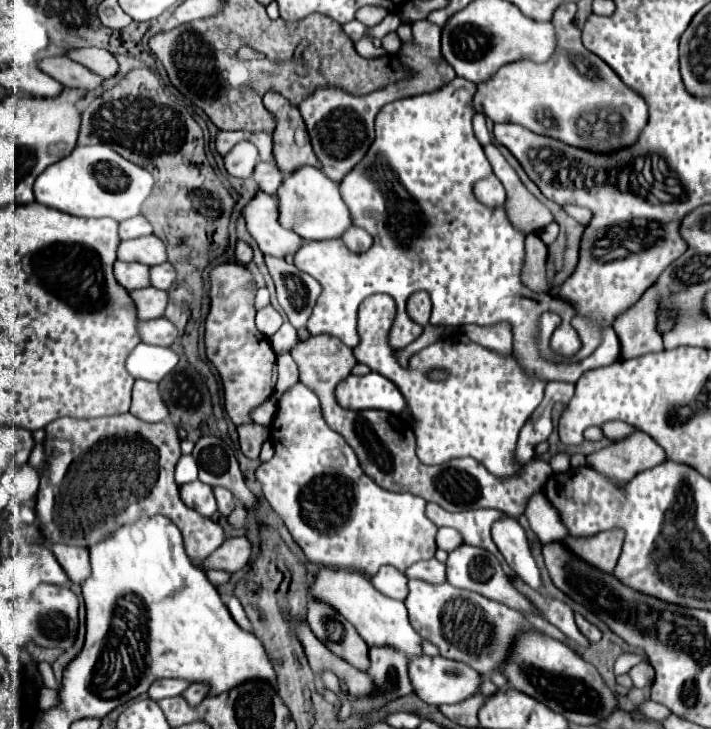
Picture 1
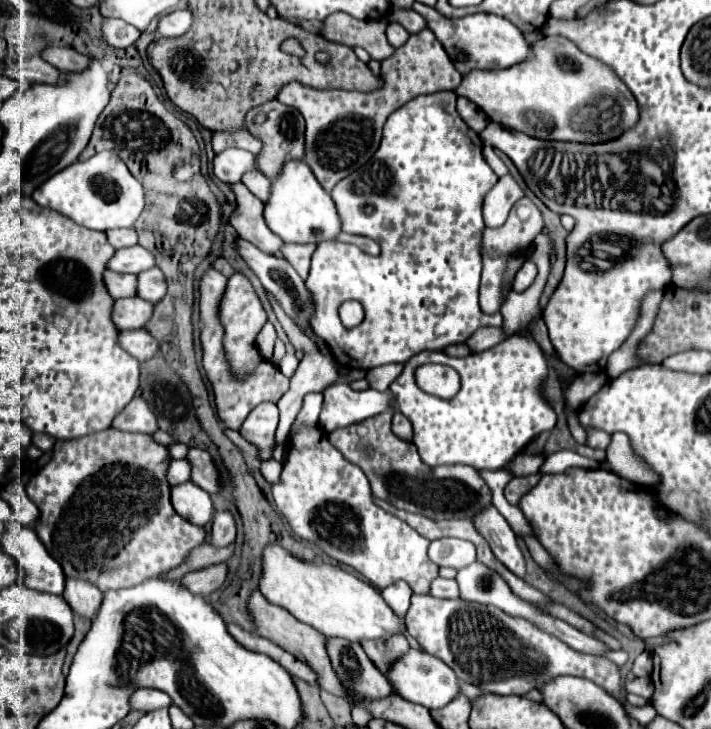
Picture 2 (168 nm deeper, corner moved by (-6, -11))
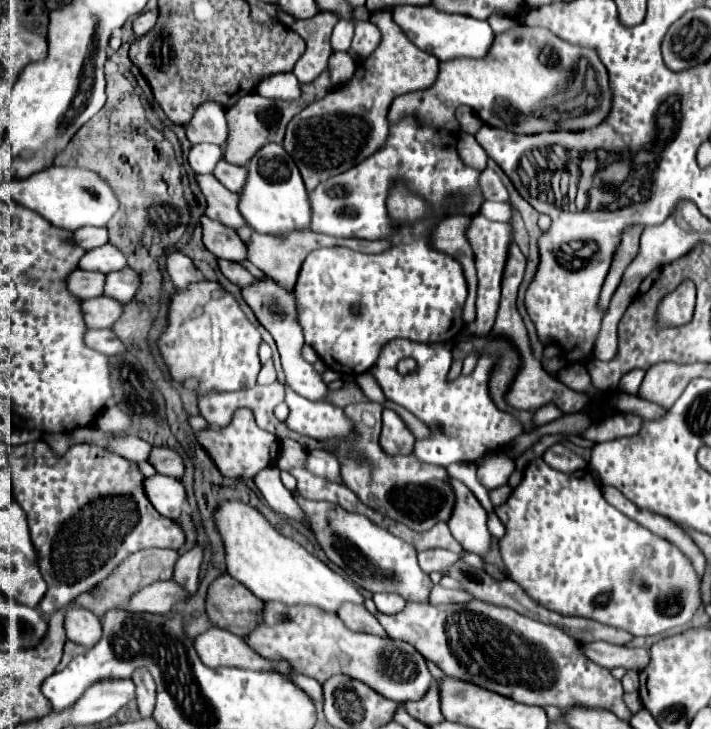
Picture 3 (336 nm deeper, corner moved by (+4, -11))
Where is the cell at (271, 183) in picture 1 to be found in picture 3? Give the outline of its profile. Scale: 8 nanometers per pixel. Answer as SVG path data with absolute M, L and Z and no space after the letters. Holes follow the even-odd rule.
M219 160L217 162L217 168L213 170L213 176L225 186L229 188L231 192L241 192L243 184L245 184L245 174L247 170L241 168L241 166L235 166L235 164L229 164L225 160Z

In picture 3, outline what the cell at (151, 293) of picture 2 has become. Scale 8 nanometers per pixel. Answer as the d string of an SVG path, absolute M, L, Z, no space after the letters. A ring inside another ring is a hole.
M131 268L107 274L105 296L115 298L117 302L123 302L123 304L129 302L135 296L137 288L139 288L139 276Z

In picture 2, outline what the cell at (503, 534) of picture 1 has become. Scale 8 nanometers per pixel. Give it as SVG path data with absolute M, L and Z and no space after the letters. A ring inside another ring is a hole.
M487 508L479 516L475 516L473 522L475 522L477 530L489 542L497 560L501 560L515 576L525 578L525 574L527 574L525 558L517 544L517 536L511 530L511 526L507 524L507 520L495 508Z

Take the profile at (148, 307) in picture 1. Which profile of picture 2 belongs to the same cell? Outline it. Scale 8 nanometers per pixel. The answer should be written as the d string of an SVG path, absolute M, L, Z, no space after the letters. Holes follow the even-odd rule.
M139 296L115 300L113 322L121 330L139 330L139 328L145 328L147 320L151 320L153 310L155 310L155 304Z

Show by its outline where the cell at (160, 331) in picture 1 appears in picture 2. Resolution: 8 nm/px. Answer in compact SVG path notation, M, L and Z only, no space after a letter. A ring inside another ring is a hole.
M127 330L119 334L119 344L139 362L153 358L159 352L159 342L147 330Z

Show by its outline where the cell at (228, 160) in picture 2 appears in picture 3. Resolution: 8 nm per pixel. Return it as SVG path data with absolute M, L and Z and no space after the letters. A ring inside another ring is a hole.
M195 144L189 150L189 166L193 168L195 174L211 174L215 164L223 158L221 146L215 144Z

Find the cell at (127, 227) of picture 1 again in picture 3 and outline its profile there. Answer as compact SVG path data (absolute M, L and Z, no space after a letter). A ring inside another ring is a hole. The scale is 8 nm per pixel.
M91 226L77 228L77 232L73 232L73 240L75 244L81 244L81 248L85 250L103 246L107 244L107 228L91 228Z

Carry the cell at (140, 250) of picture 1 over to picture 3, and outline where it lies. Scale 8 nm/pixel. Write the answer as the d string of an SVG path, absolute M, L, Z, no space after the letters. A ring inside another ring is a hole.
M103 244L101 248L87 250L85 256L79 260L81 270L95 270L101 274L109 274L127 266L125 256L111 244Z

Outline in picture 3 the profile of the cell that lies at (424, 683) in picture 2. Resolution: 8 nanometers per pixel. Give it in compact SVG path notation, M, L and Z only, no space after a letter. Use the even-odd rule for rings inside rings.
M265 602L265 612L261 612L261 626L257 624L257 630L243 638L267 660L289 660L297 672L309 678L317 678L319 684L329 680L329 676L343 674L353 680L361 680L397 704L419 700L433 682L425 658L411 644L391 640L389 636L381 638L367 632L353 632L345 628L343 620L335 612L325 612L321 608Z

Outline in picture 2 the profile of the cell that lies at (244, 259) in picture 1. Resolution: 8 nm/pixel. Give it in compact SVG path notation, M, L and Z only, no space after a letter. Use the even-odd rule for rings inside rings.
M235 272L231 278L229 278L229 284L227 284L227 292L223 296L223 302L221 302L221 324L225 326L225 352L227 352L227 360L233 368L235 374L243 376L247 372L251 372L251 368L255 368L255 364L259 362L261 354L255 346L255 336L259 334L259 330L263 328L267 320L267 314L263 310L263 304L259 300L259 296L255 294L251 282L241 274L241 272Z

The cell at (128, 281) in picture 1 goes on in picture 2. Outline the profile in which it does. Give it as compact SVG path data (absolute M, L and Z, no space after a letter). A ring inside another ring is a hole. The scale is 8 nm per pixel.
M105 272L105 284L113 298L131 298L137 296L137 276L119 274L119 272Z

